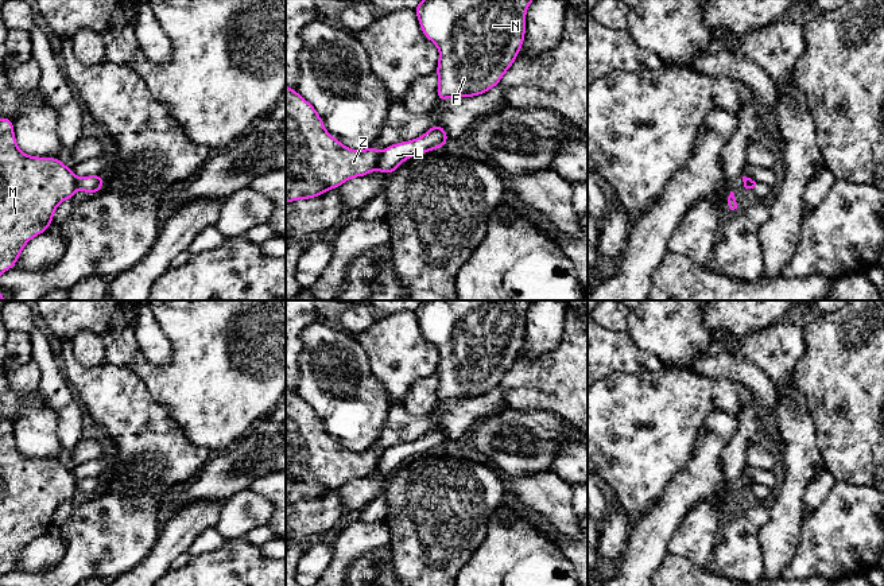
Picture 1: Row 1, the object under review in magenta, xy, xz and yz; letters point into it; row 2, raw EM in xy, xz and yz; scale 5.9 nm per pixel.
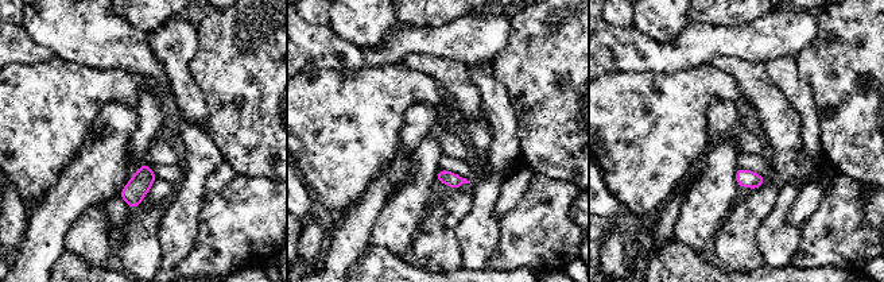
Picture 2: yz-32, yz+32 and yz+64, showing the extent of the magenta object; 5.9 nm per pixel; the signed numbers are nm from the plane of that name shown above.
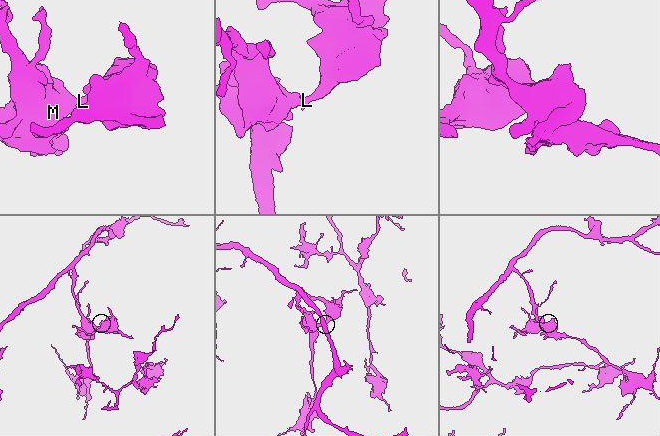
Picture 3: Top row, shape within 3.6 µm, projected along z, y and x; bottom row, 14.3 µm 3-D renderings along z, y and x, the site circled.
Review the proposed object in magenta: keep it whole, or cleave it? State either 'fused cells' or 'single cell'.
fused cells

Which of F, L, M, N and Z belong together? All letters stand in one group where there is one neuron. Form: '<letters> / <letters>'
F L N / M Z

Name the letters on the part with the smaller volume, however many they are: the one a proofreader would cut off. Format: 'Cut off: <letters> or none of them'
Cut off: F, L, N

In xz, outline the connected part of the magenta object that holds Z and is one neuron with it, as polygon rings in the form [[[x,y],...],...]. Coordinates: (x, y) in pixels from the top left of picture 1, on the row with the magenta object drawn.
[[[286,85],[286,203],[365,176],[376,170],[379,159],[375,144],[354,151],[334,139],[314,106]]]

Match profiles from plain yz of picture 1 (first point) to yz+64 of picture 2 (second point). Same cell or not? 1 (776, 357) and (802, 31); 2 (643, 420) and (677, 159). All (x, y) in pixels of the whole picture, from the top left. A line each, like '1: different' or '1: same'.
1: same
2: same

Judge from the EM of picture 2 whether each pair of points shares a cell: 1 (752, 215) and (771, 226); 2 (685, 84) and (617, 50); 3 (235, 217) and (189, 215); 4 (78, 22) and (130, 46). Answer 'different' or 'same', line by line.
1: different
2: different
3: different
4: same

